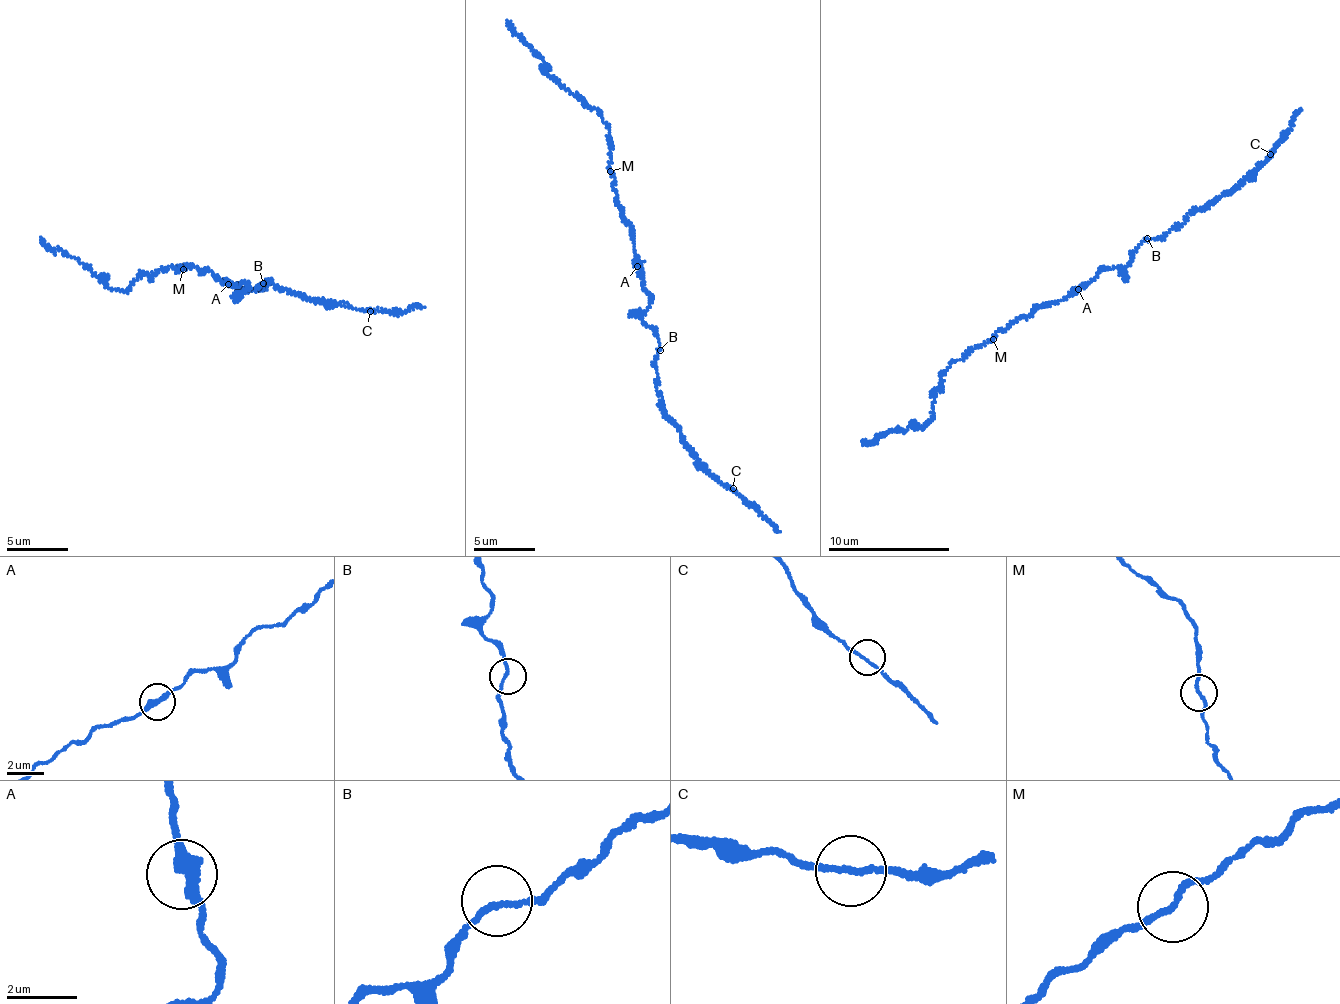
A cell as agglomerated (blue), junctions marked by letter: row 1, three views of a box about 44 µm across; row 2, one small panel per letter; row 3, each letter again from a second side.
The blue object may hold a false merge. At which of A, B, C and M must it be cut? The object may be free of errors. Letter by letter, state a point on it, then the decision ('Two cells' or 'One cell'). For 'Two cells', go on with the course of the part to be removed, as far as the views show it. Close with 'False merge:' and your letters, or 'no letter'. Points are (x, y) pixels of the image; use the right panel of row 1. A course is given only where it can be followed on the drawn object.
A: Place: (1078, 289). One cell
B: Place: (1147, 238). One cell
C: Place: (1270, 154). One cell
M: Place: (993, 339). One cell
False merge: no letter

